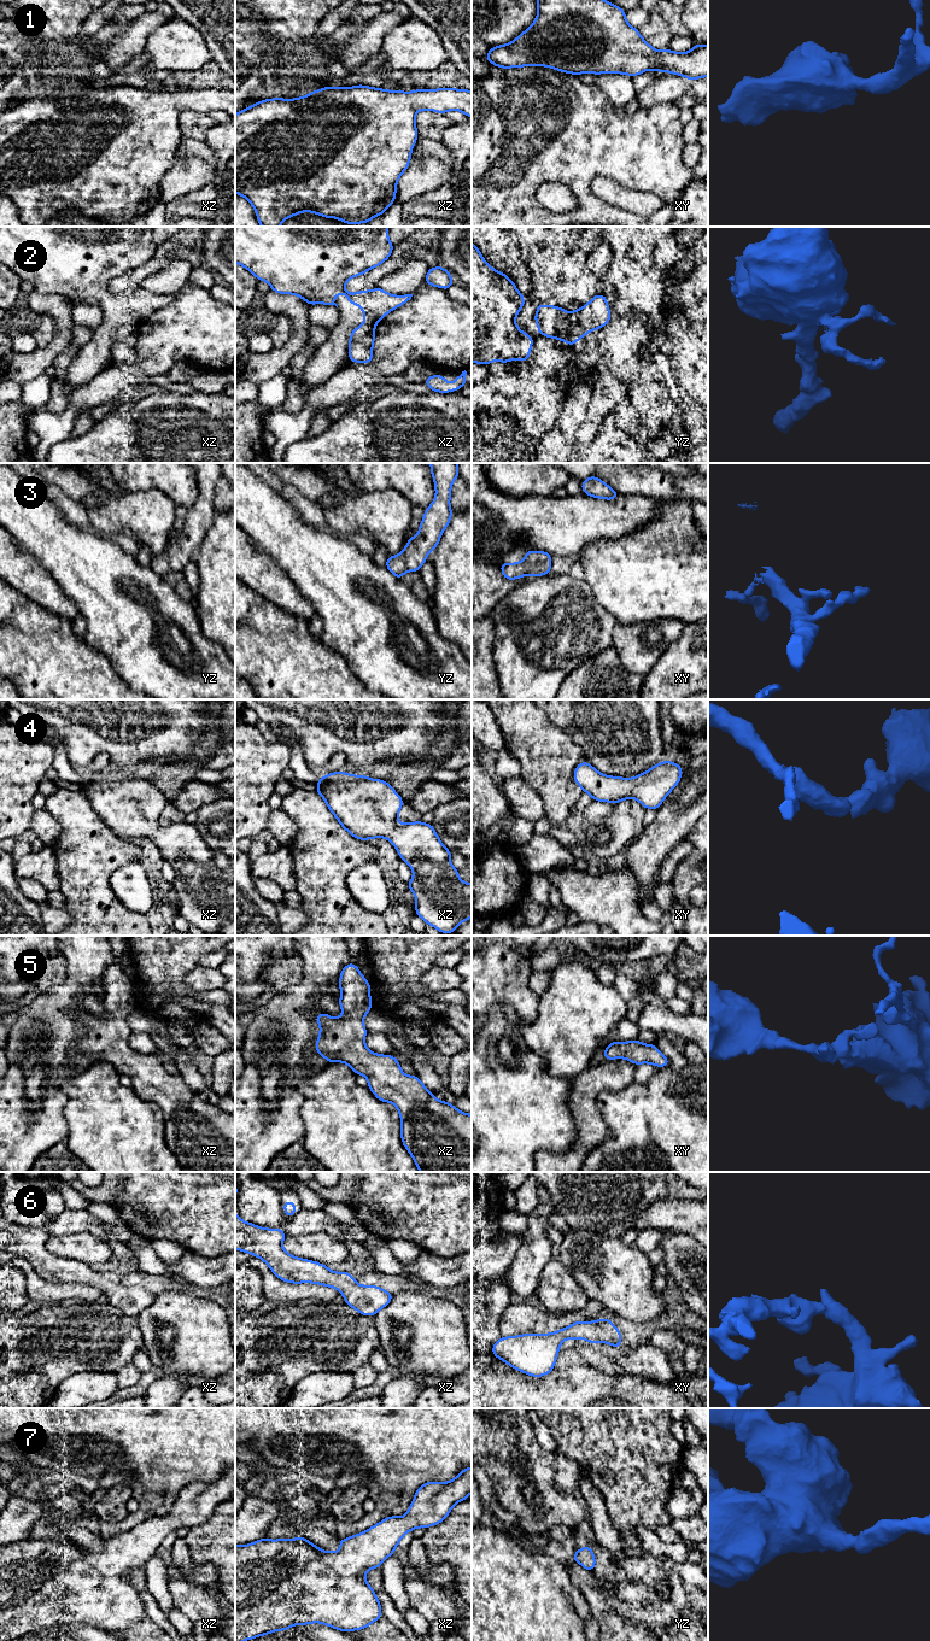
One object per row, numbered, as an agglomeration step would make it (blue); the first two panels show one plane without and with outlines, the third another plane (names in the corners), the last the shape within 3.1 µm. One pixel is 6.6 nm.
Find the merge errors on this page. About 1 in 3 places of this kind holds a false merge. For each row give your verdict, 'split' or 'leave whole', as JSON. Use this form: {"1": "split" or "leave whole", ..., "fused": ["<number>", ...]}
{"1": "leave whole", "2": "split", "3": "leave whole", "4": "leave whole", "5": "leave whole", "6": "leave whole", "7": "leave whole", "fused": ["2"]}

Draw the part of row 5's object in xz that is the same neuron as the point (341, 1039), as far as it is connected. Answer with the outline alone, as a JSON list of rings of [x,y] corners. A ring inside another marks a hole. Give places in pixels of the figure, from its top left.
[[[353,962],[343,968],[339,987],[341,996],[338,1001],[343,1015],[332,1018],[321,1013],[315,1016],[320,1024],[320,1036],[315,1044],[317,1054],[327,1062],[349,1065],[356,1074],[368,1079],[368,1089],[378,1100],[396,1106],[400,1115],[402,1143],[420,1172],[472,1172],[472,1114],[458,1110],[446,1101],[437,1100],[417,1076],[403,1073],[394,1056],[380,1055],[365,1047],[367,1030],[363,1019],[372,1009],[370,983]]]

